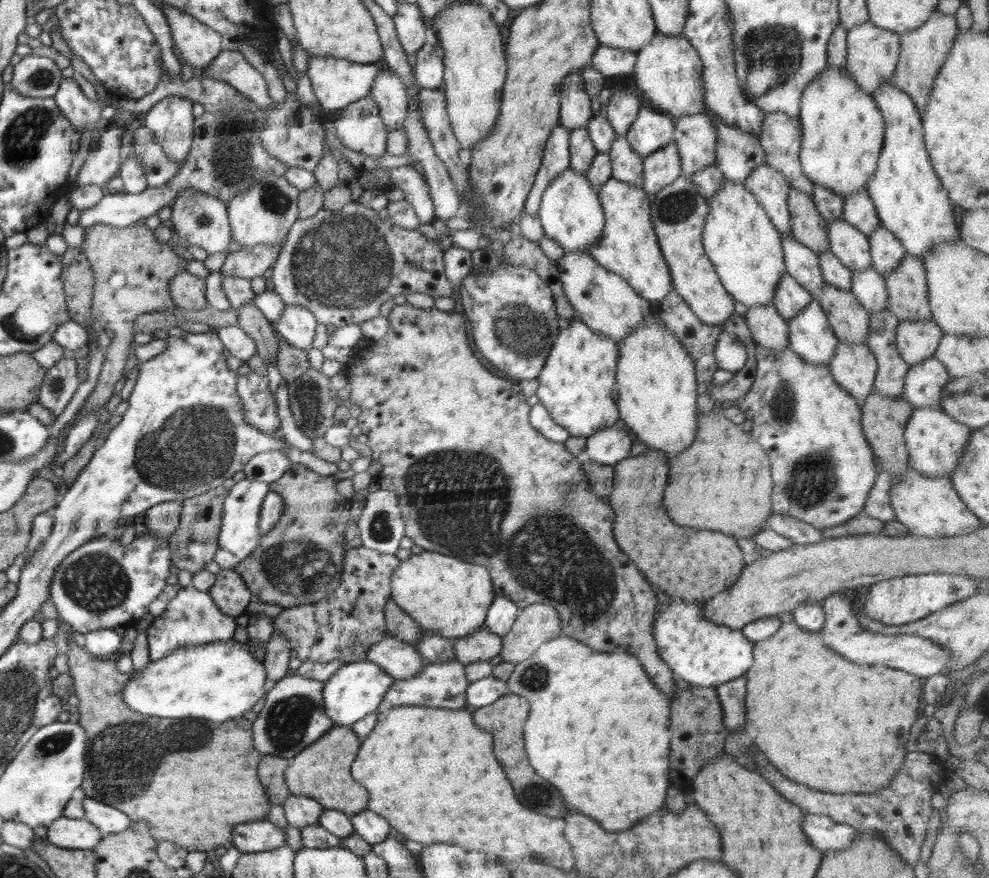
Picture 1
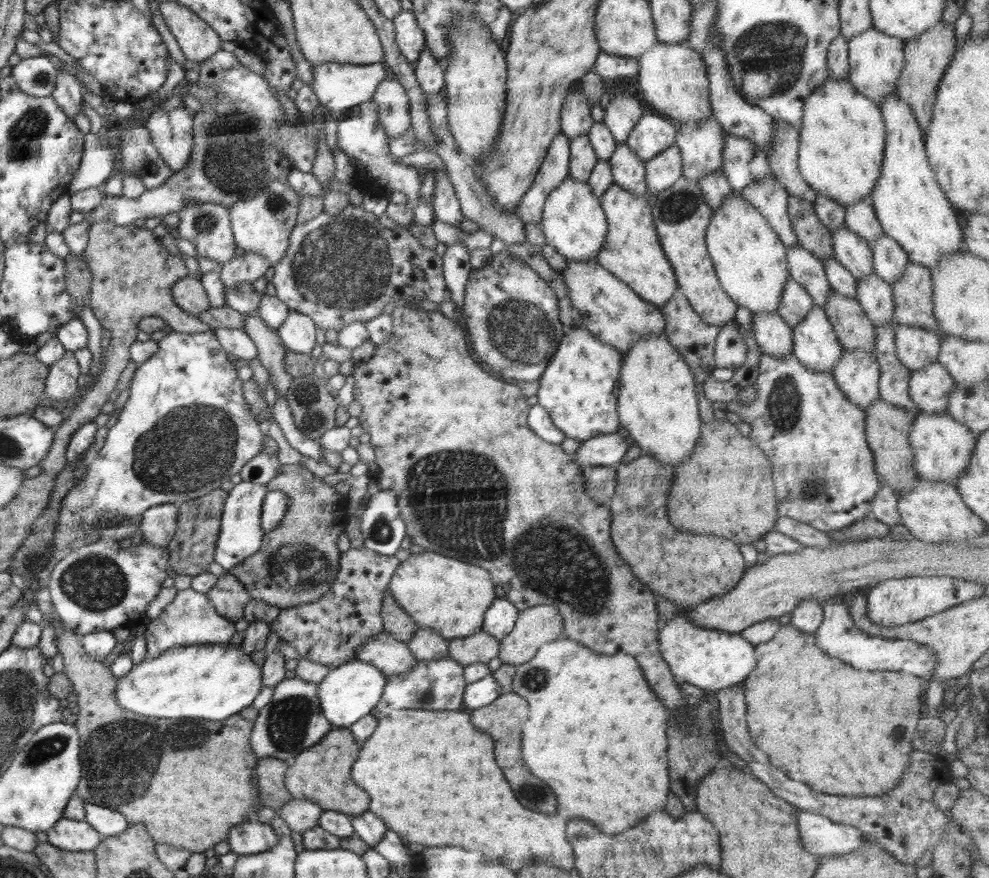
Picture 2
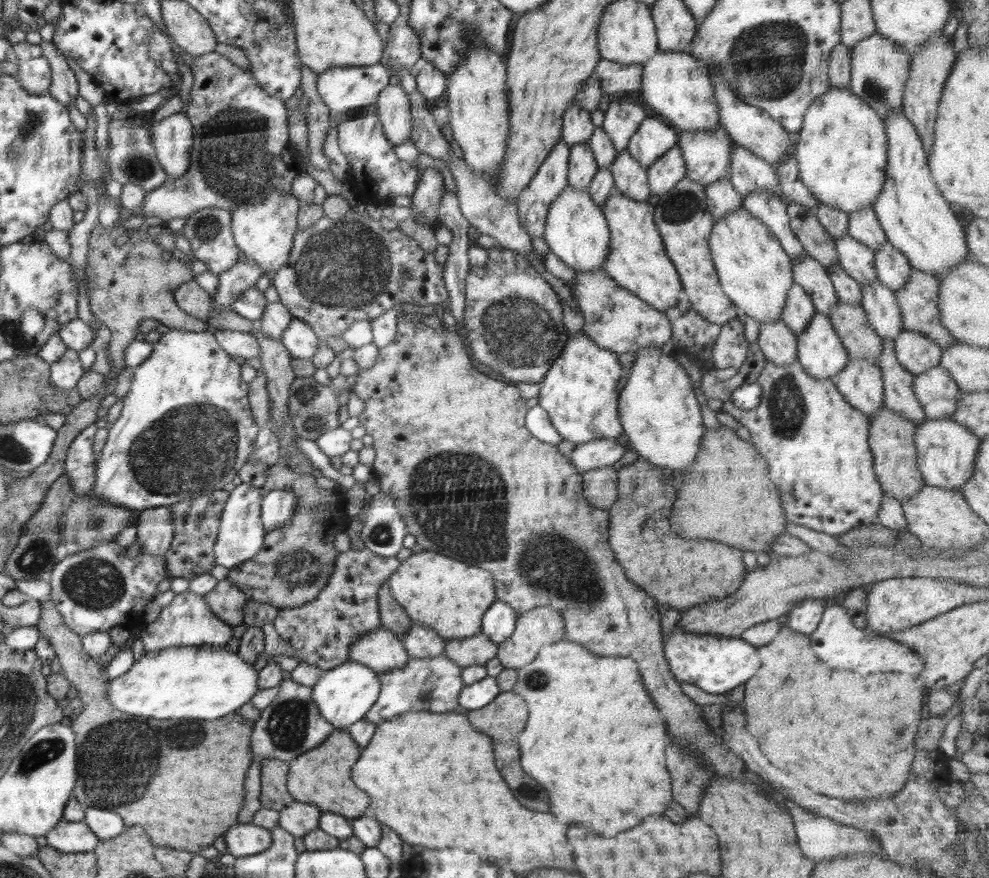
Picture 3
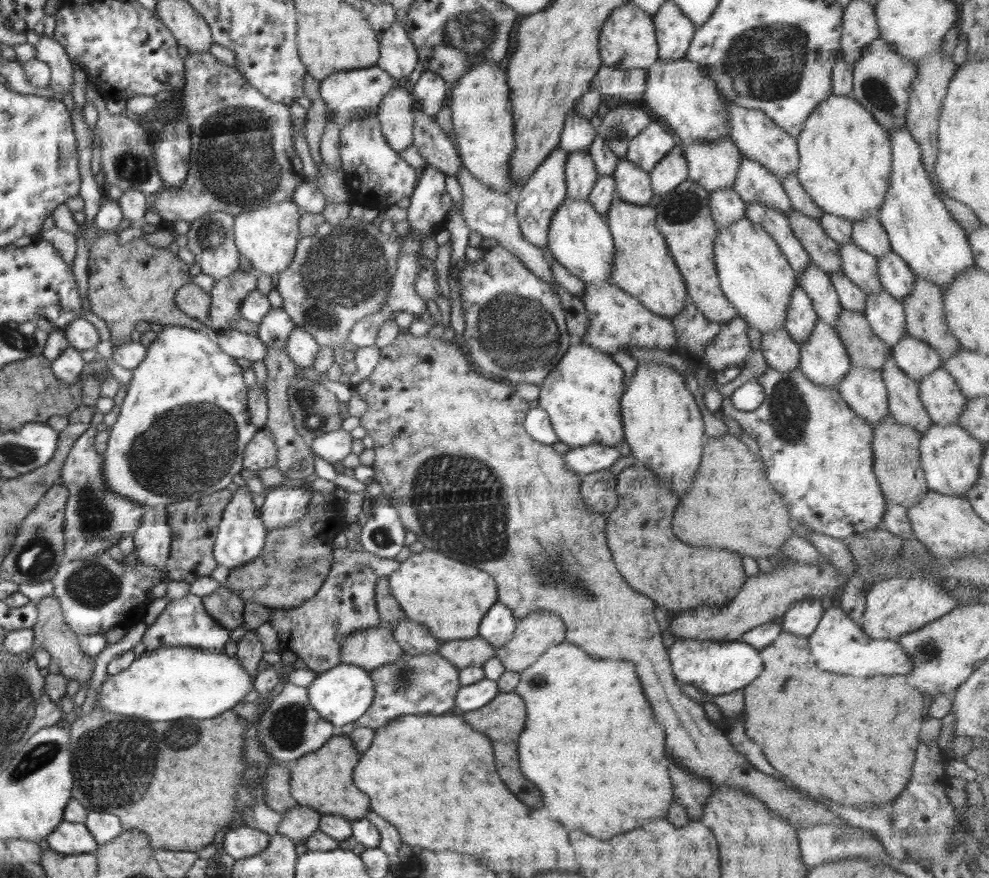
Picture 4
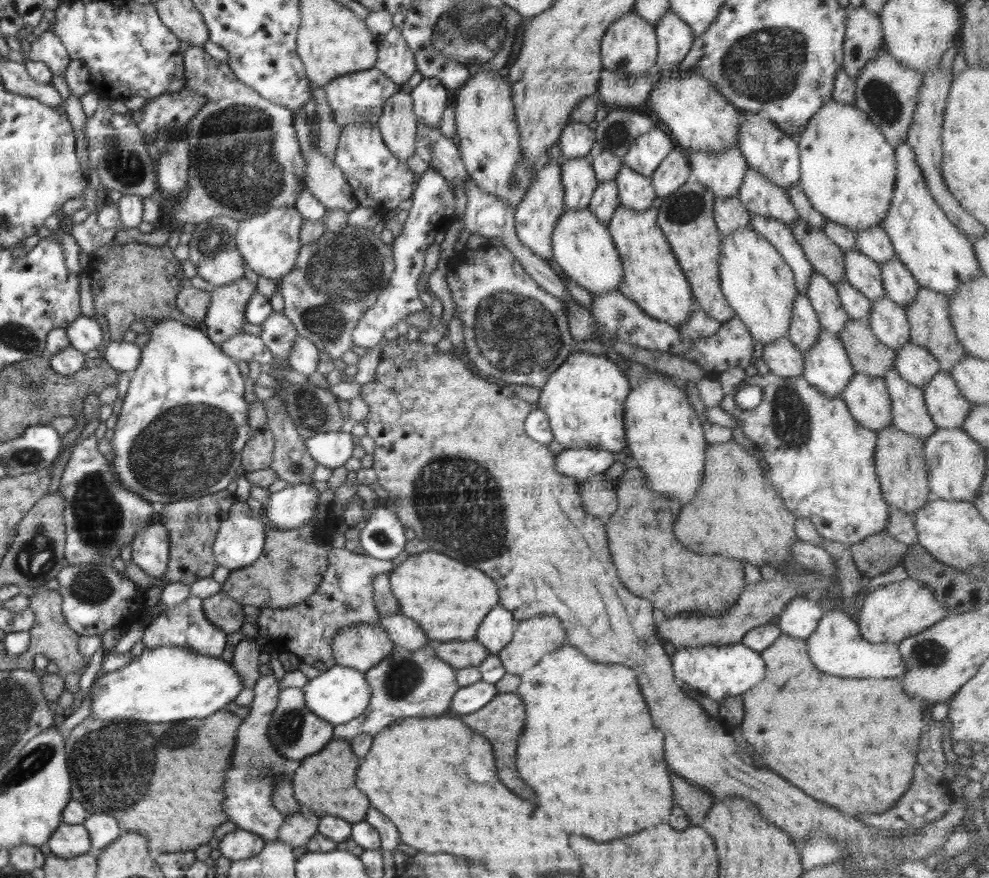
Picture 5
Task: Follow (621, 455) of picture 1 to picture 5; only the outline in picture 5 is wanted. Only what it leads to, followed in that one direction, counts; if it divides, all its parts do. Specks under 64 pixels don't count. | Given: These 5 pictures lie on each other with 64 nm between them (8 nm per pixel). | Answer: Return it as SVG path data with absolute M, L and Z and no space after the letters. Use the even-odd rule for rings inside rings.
M565 448L562 452L560 452L560 454L556 455L555 469L560 474L565 474L566 476L577 478L581 488L582 483L587 478L592 478L595 474L605 472L615 462L617 462L617 454L610 453L610 450L600 450L599 448Z

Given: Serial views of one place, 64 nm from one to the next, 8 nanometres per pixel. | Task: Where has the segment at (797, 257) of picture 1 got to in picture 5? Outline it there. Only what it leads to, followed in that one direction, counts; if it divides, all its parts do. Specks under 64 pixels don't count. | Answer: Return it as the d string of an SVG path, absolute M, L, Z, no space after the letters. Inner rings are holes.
M813 270L806 295L818 315L821 326L839 336L848 317L834 284L824 278L823 274Z

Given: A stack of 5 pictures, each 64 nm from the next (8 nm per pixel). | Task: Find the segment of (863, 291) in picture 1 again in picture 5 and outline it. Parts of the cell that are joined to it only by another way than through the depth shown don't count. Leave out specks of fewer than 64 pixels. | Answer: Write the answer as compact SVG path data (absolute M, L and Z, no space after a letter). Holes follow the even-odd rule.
M883 296L880 300L872 300L871 311L867 320L870 329L878 341L896 352L900 351L906 342L910 341L910 323L908 322L907 310L898 303Z

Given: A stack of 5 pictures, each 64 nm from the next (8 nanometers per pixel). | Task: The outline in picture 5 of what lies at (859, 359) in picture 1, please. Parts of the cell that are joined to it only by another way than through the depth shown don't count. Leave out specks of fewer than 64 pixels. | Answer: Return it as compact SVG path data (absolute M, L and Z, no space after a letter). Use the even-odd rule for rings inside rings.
M853 374L850 383L844 387L840 399L847 404L851 415L862 426L873 430L875 433L893 424L893 416L891 411L891 398L887 390L885 380L876 376L868 376L867 374Z

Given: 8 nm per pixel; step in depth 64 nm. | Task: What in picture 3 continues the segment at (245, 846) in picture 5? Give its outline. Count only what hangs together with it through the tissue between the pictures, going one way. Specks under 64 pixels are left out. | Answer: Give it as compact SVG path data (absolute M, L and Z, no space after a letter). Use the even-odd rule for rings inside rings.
M237 824L224 835L227 853L235 858L251 857L266 850L273 842L268 829L254 824Z

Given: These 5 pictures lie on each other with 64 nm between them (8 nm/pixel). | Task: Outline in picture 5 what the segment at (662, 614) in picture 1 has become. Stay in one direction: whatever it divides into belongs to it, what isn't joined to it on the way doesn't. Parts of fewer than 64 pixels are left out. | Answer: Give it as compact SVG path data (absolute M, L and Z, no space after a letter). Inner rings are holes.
M741 642L726 646L688 646L676 648L672 659L673 673L679 683L686 683L694 690L719 703L729 696L744 694L765 678L766 668L761 653Z

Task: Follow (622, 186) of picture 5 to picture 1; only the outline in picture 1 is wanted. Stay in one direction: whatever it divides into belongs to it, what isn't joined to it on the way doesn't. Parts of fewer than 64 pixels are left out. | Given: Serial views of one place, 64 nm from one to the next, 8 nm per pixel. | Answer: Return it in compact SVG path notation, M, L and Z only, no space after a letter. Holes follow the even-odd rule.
M616 134L608 154L611 160L612 177L643 188L643 157L629 145L625 136Z

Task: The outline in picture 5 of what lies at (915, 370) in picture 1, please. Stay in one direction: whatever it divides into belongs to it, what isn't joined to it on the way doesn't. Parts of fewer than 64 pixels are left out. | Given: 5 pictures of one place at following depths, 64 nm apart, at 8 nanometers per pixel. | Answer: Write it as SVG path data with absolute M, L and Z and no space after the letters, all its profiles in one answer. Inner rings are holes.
M939 370L922 389L925 405L937 428L961 428L972 404L960 390L948 371Z

